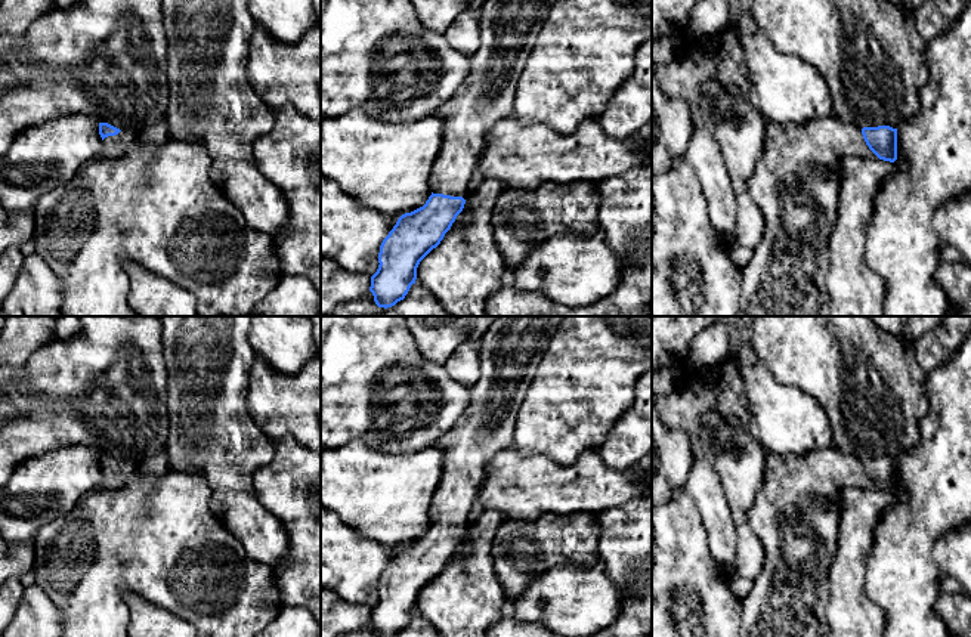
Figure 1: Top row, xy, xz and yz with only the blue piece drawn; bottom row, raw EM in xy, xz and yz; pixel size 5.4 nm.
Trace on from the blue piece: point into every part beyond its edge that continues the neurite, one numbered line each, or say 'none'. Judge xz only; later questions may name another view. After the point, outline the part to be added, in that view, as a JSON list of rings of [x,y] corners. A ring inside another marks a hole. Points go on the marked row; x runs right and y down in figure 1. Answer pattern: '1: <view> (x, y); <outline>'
1: xz (507, 28); [[[486,0],[480,6],[477,12],[480,44],[470,56],[470,72],[458,86],[457,92],[435,112],[443,121],[443,140],[430,171],[430,189],[433,194],[466,197],[474,185],[474,168],[486,146],[486,136],[497,123],[511,117],[516,87],[525,68],[525,61],[535,46],[536,33],[545,22],[554,1],[556,0]]]

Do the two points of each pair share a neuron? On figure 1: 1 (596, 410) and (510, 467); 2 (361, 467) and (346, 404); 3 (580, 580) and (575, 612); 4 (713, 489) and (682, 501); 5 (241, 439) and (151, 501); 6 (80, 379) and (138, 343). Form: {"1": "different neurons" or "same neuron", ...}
{"1": "different neurons", "2": "different neurons", "3": "same neuron", "4": "different neurons", "5": "different neurons", "6": "same neuron"}

